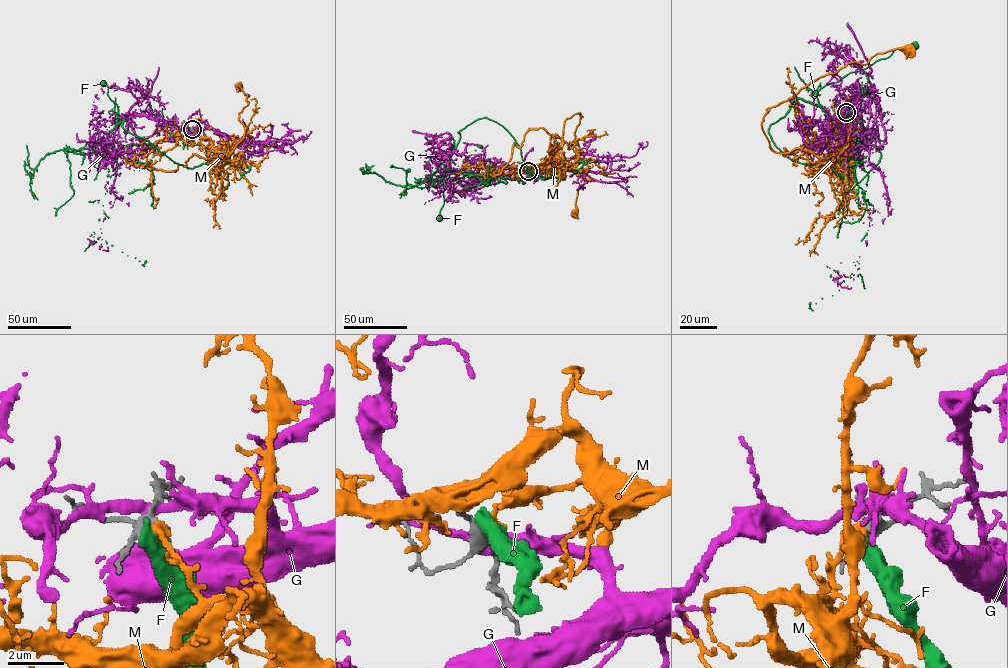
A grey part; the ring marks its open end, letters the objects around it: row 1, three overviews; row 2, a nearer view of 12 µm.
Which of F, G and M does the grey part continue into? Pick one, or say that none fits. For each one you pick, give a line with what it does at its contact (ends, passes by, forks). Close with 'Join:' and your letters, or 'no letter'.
M: it ends
Join: M

